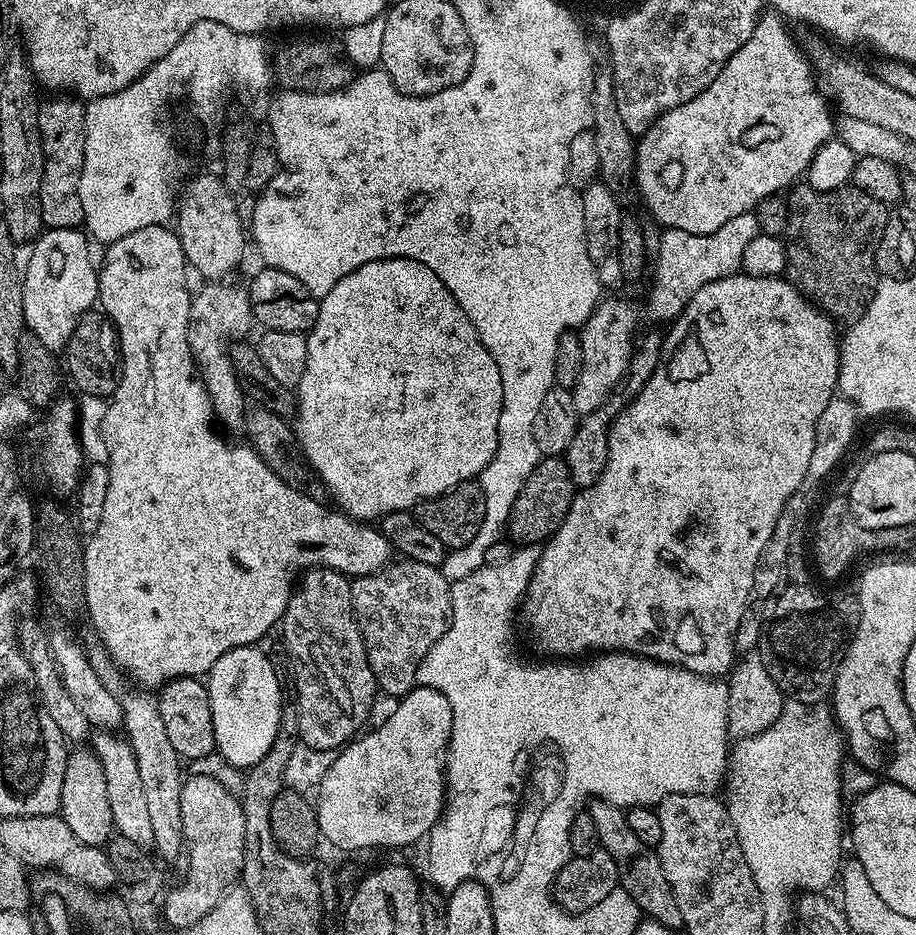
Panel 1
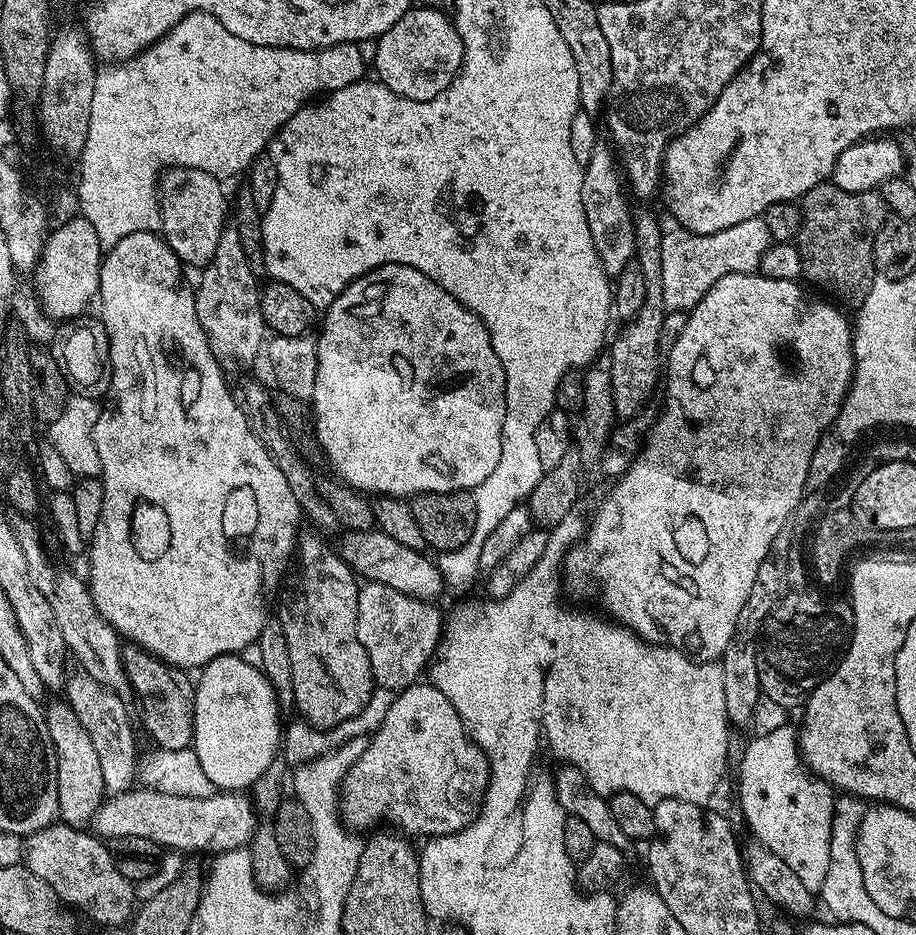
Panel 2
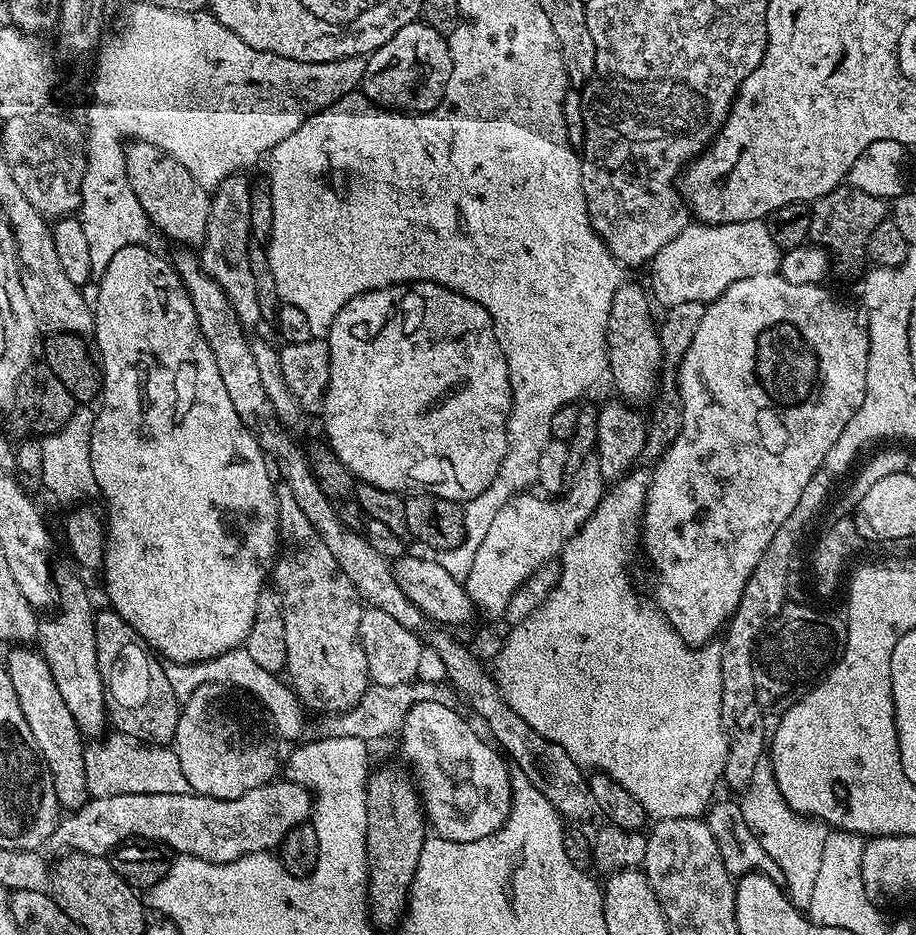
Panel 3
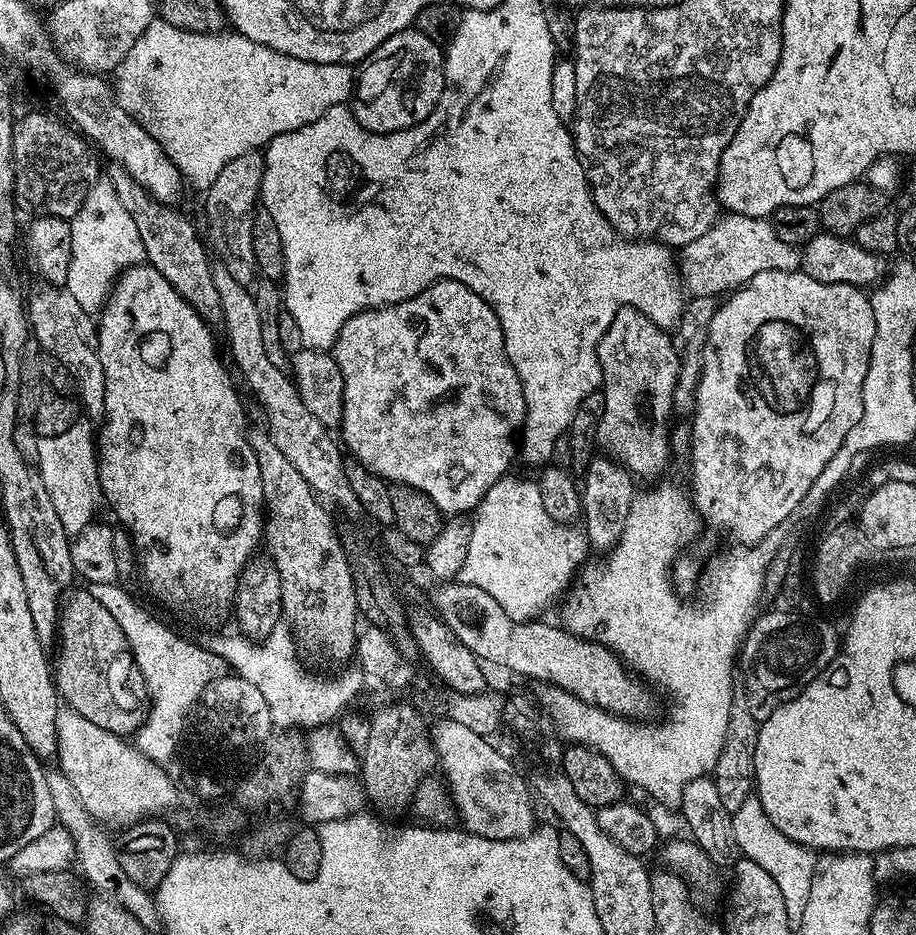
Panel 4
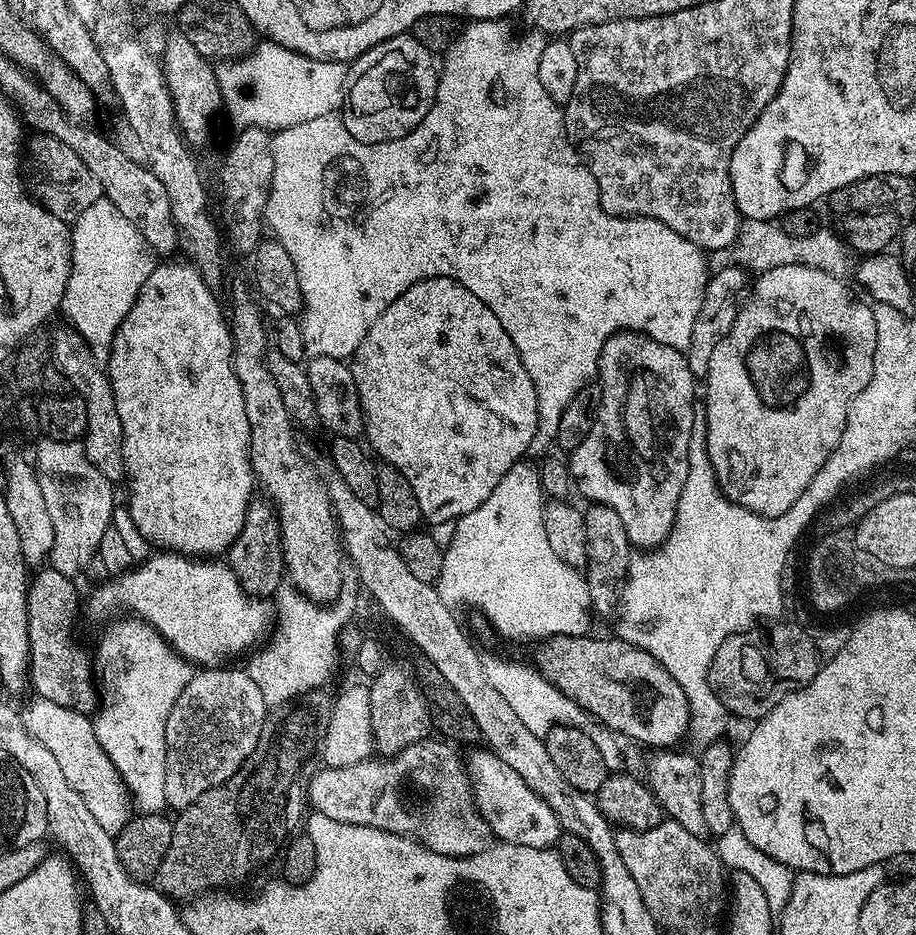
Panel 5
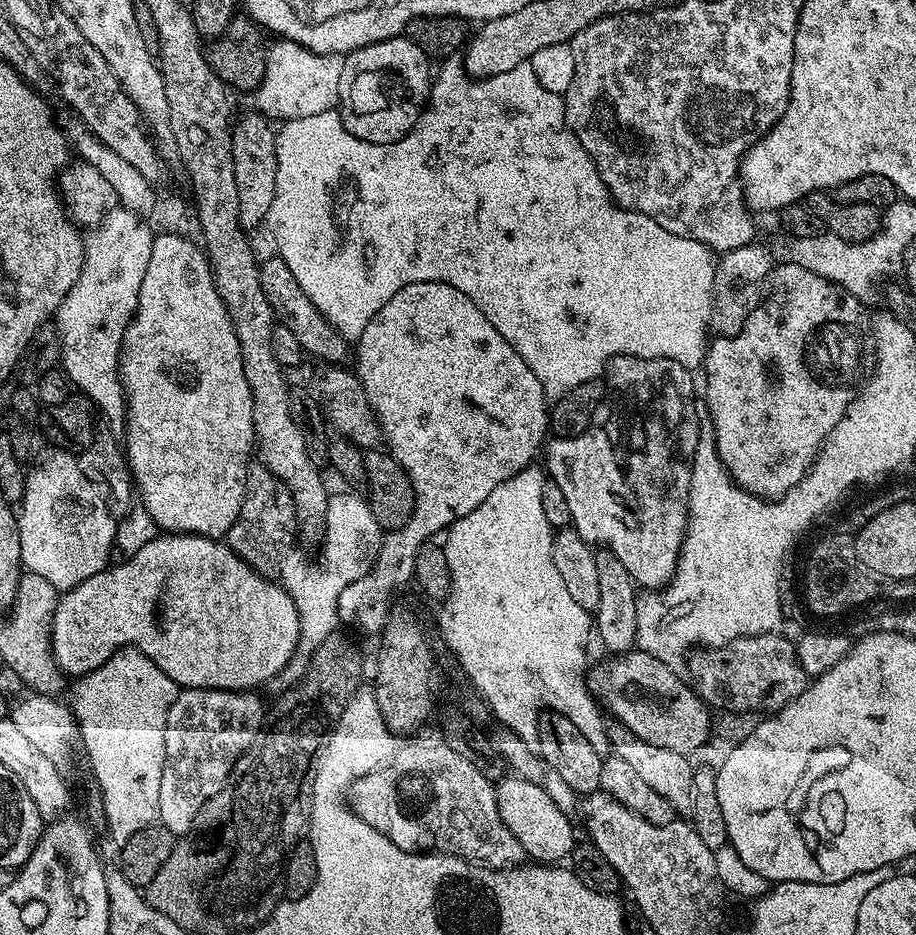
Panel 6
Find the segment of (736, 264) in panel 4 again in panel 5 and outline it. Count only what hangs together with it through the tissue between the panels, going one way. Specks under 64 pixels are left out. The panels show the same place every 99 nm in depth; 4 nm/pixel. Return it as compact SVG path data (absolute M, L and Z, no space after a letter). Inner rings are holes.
M744 220L740 225L740 235L730 248L730 254L736 259L733 261L737 265L756 274L769 272L778 266L797 264L821 268L824 272L844 278L847 277L850 249L843 239L833 232L828 226L822 226L814 234L806 234L806 238L794 238L794 234L786 234L786 230L782 230L779 223L770 220Z

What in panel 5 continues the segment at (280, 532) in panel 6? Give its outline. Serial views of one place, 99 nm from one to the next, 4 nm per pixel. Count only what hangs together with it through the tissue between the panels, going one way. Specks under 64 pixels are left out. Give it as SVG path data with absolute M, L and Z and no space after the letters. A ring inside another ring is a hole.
M254 498L248 503L244 525L238 538L228 548L226 560L232 573L249 596L272 598L278 586L285 583L286 569L280 537L280 522L276 519L276 510L272 507L271 500Z

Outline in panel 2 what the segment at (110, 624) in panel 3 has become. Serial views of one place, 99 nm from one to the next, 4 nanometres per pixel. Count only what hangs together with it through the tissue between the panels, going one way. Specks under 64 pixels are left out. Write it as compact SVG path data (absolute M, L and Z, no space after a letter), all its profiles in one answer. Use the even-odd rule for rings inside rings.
M128 642L123 645L124 669L128 674L131 691L136 691L140 699L140 720L148 731L157 749L165 748L173 752L192 747L192 731L194 730L194 698L196 689L193 681L188 681L187 671L173 668L163 660L149 654L145 648Z

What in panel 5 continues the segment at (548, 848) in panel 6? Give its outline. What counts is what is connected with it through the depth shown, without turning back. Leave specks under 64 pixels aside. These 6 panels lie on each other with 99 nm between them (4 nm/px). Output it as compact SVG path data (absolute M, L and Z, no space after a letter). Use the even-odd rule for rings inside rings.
M476 746L466 756L466 767L468 770L468 781L472 784L472 797L476 799L476 808L482 814L482 818L488 823L488 831L497 841L513 844L514 846L532 846L534 848L552 848L562 835L562 829L558 818L554 818L554 810L502 762L502 758L495 756L487 747Z

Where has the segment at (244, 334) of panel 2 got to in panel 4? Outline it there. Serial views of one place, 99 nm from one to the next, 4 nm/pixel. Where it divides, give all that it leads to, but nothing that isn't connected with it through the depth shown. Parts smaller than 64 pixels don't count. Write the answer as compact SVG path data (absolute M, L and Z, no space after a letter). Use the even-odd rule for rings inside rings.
M263 151L238 154L234 162L226 162L226 166L222 166L222 174L214 178L214 186L210 186L202 196L204 216L208 219L207 243L214 256L216 251L220 259L217 260L219 267L230 270L232 277L245 286L253 283L258 272L252 241L252 213L256 211L261 199L260 183L264 181L265 167L266 156Z

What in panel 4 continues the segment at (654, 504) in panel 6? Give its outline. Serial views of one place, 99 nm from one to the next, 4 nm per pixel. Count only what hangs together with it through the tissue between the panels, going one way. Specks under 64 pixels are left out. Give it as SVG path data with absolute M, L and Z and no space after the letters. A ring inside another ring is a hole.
M620 308L614 314L614 318L608 321L608 329L603 338L598 342L598 362L602 370L602 391L604 393L604 412L596 421L596 443L601 449L608 448L607 455L611 459L621 463L633 477L648 480L651 476L656 476L668 464L668 455L672 452L672 444L668 441L668 419L673 419L674 413L672 403L674 402L674 393L676 393L676 383L682 378L680 374L680 363L678 354L672 345L672 337L665 329L660 328L646 314L642 314L636 308Z

